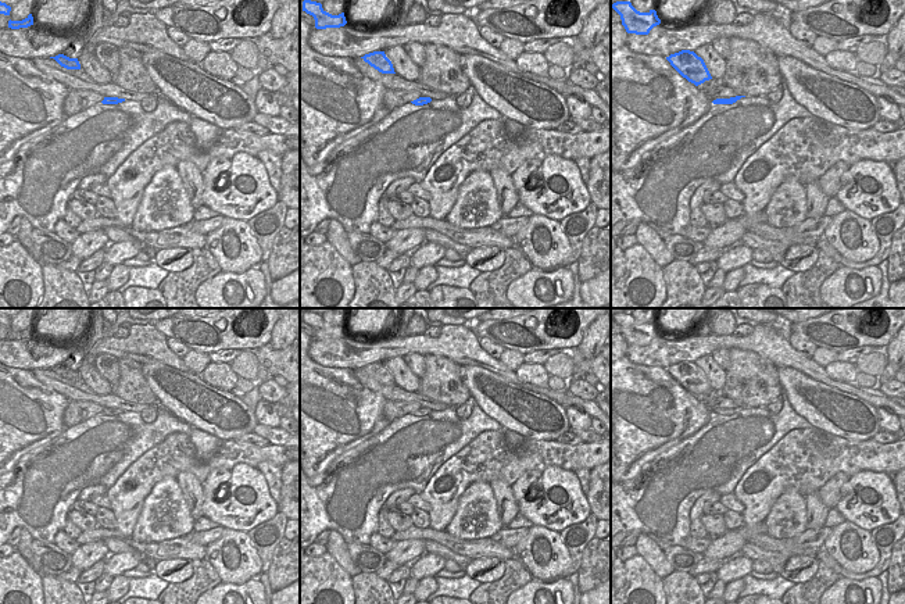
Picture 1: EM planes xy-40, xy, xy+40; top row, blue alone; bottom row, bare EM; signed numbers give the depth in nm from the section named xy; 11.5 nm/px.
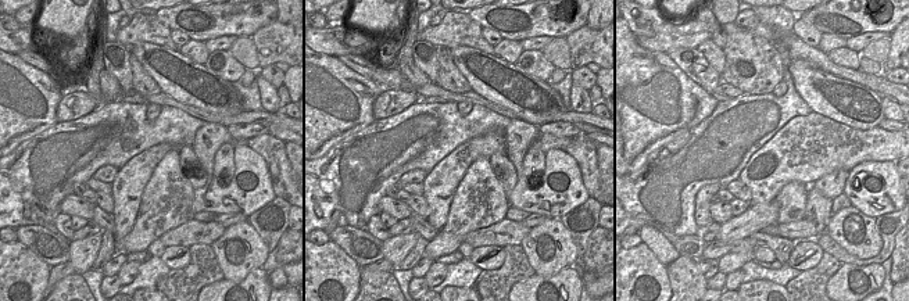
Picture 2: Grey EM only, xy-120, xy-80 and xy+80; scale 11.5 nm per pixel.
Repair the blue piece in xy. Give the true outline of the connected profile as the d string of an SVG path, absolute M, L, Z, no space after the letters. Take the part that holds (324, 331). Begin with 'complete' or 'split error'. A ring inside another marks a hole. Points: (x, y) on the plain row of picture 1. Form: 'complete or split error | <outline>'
complete | M304 311L303 322L314 328L316 340L340 339L347 335L344 324L332 326L322 319L321 314L316 312Z

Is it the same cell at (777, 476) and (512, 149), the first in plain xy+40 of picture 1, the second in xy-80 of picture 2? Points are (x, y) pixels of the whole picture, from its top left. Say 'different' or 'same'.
different

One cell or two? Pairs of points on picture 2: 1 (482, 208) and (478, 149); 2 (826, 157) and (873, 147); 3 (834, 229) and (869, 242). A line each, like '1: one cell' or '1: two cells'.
1: two cells
2: one cell
3: one cell

